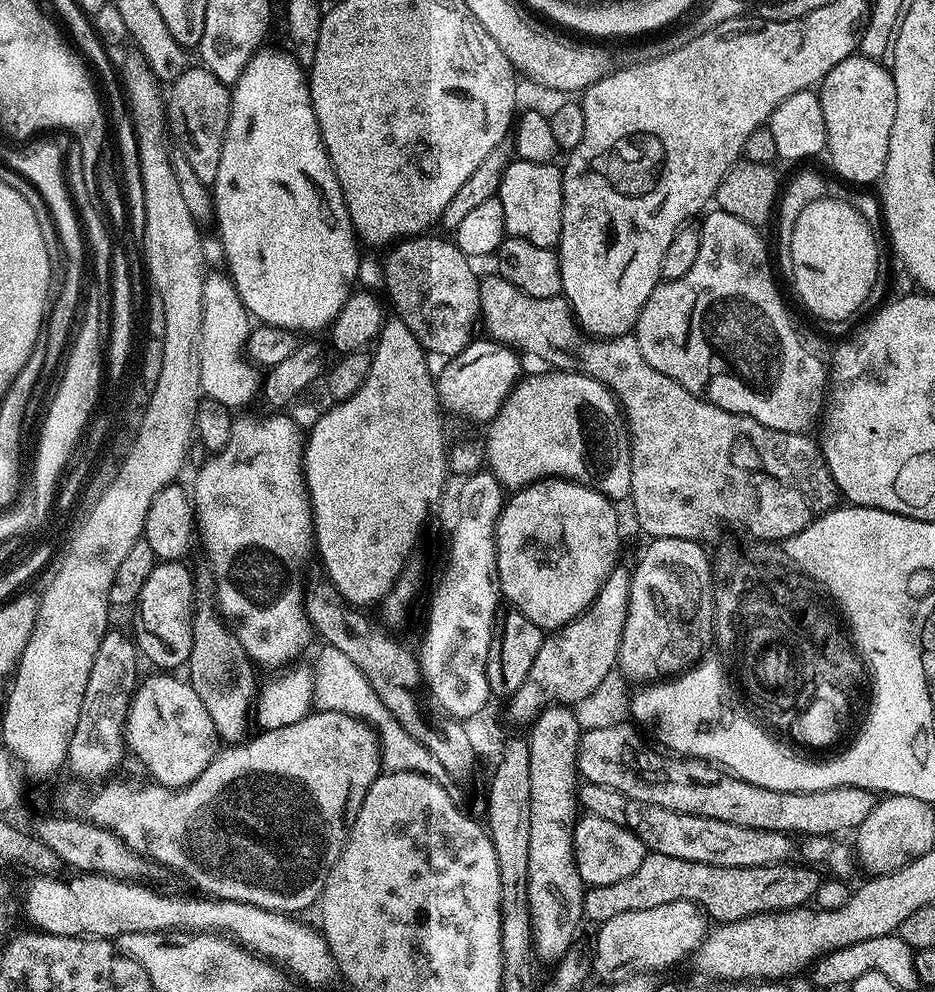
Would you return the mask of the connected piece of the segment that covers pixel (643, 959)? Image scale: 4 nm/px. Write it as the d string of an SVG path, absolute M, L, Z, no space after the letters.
M675 900L674 902L666 902L664 906L653 906L650 910L626 910L626 914L614 914L614 918L603 921L599 925L600 933L597 934L596 940L594 939L594 968L597 973L599 972L620 972L623 968L636 968L632 970L644 970L640 968L666 968L670 964L676 963L682 959L684 955L693 953L704 941L704 937L710 928L710 920L700 905L695 904L690 900Z

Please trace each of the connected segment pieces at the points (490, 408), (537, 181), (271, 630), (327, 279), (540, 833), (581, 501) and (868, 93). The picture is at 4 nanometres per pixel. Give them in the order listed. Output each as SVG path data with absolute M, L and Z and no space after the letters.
M491 338L483 339L473 339L459 354L451 357L445 363L448 365L435 377L436 395L441 409L445 413L453 412L464 420L473 420L481 426L487 425L499 414L504 400L512 393L521 375L521 357L513 349Z
M513 159L507 170L504 171L498 193L498 199L502 202L502 210L506 218L505 233L509 237L525 240L534 246L555 249L560 243L560 235L562 234L563 181L564 177L561 169L555 163L543 164L542 162L526 162L525 160Z
M244 416L233 419L230 440L222 446L219 452L213 452L208 461L196 472L196 485L191 485L190 495L194 501L194 511L198 525L199 543L204 543L204 552L212 563L212 580L216 583L216 596L220 600L228 600L229 621L236 620L235 634L248 652L248 656L257 665L265 664L268 668L280 668L291 665L308 648L308 643L314 640L314 629L308 620L304 608L306 583L300 568L314 560L314 533L312 530L312 502L308 498L308 483L304 480L304 445L305 433L288 416Z
M261 47L260 51L252 55L250 62L242 70L238 82L231 89L232 109L226 138L222 142L222 159L218 165L218 178L210 185L212 200L216 206L214 224L215 227L220 227L218 237L222 246L225 247L227 273L237 288L248 315L259 321L261 325L269 324L275 328L289 328L295 333L305 334L304 332L316 332L319 328L327 329L335 320L336 315L343 310L344 303L354 291L352 283L355 282L356 275L360 272L360 252L356 249L358 237L356 231L352 229L352 219L348 216L348 207L344 201L340 183L320 137L320 127L314 114L305 69L301 68L291 51L279 52L276 48L268 47Z
M549 706L531 721L532 736L527 737L530 750L530 918L532 946L537 957L555 962L564 957L576 939L580 920L585 919L584 893L586 885L580 877L574 858L572 835L578 819L578 757L582 727L573 709L568 706Z
M540 480L537 484L529 484L527 488L513 491L507 497L504 509L496 523L496 557L498 558L498 578L503 599L513 608L517 608L530 622L534 622L545 630L559 630L569 624L575 616L580 616L592 605L602 586L610 578L610 574L618 567L616 560L620 556L620 520L616 517L617 505L600 492L586 484L575 484L572 480Z
M854 55L846 58L842 62L838 62L838 66L834 66L834 70L830 70L830 74L826 74L826 78L820 81L818 85L818 95L820 105L822 106L822 118L826 122L826 145L827 155L832 155L832 168L837 172L835 175L841 181L847 182L852 186L872 186L883 177L884 167L886 166L886 154L890 150L890 130L894 130L894 110L896 109L896 91L894 90L894 78L891 71L881 61L871 60L868 56Z

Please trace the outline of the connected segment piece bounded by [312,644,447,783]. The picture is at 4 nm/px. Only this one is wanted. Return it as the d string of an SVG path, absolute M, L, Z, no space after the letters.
M324 644L320 646L314 666L312 665L312 704L315 711L348 713L367 720L375 728L380 741L381 765L390 772L416 772L443 783L447 776L434 756L417 739L406 733L392 714L378 699L373 686L362 670L354 665L342 650Z

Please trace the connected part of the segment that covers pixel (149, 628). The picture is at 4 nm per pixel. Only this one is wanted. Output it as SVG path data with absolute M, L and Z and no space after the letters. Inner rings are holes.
M178 560L157 563L150 578L146 578L146 586L142 586L140 599L134 605L136 611L134 643L139 655L143 659L145 656L156 670L183 669L190 658L194 615L192 595L195 594L196 588L192 585L192 572L186 565L187 563Z

